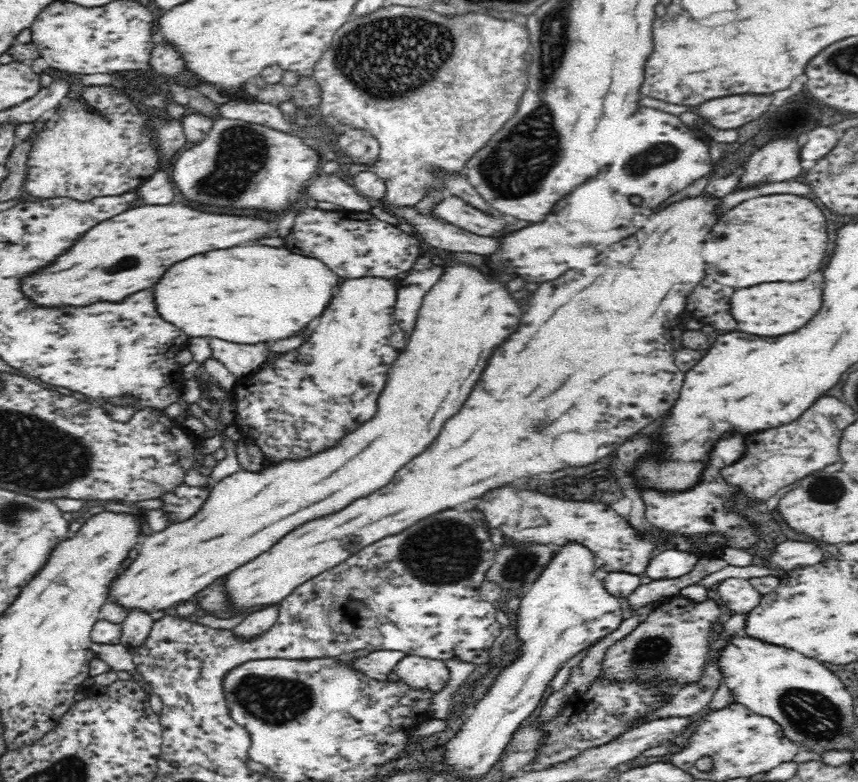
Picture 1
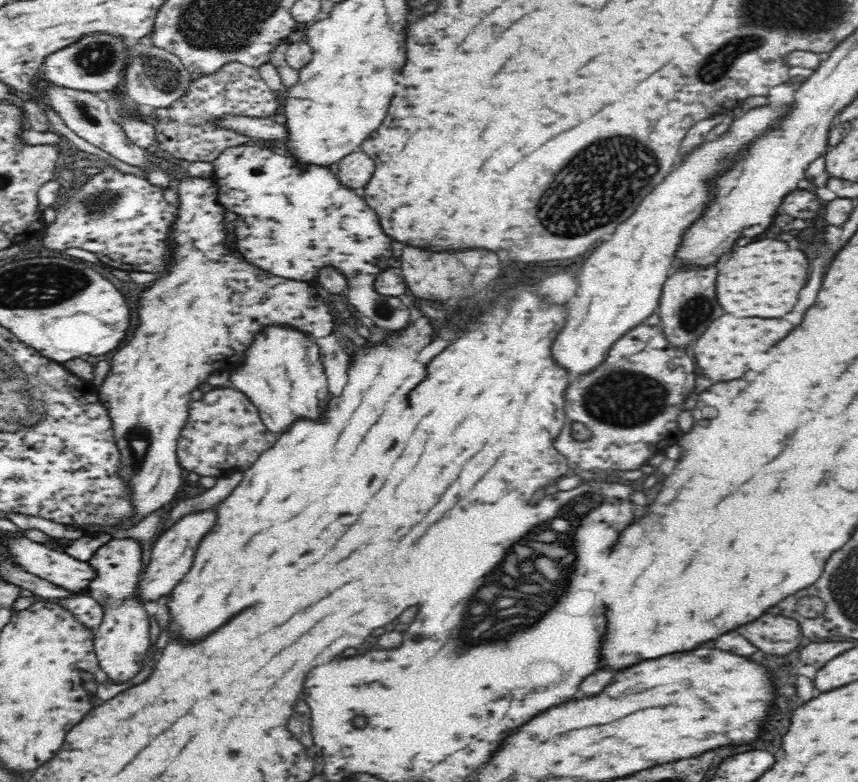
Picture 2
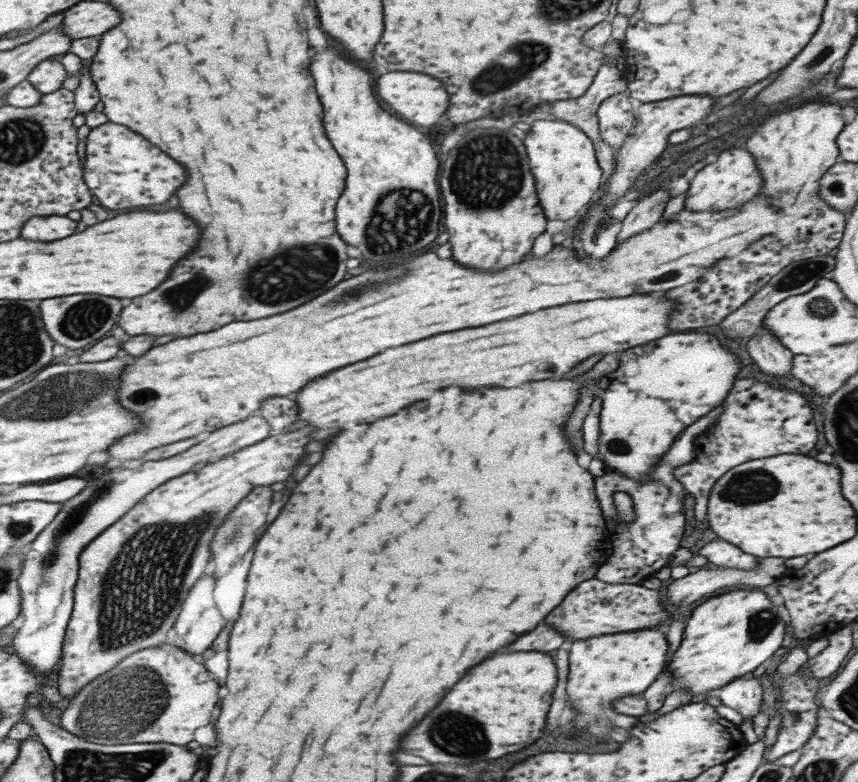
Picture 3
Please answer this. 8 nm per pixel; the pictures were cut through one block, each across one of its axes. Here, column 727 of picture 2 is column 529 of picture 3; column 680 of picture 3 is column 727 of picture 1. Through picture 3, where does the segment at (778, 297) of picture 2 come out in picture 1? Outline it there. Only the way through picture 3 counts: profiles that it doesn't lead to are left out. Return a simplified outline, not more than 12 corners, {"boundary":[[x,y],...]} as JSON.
{"boundary":[[794,194],[728,210],[704,244],[714,282],[820,270],[820,208]]}

